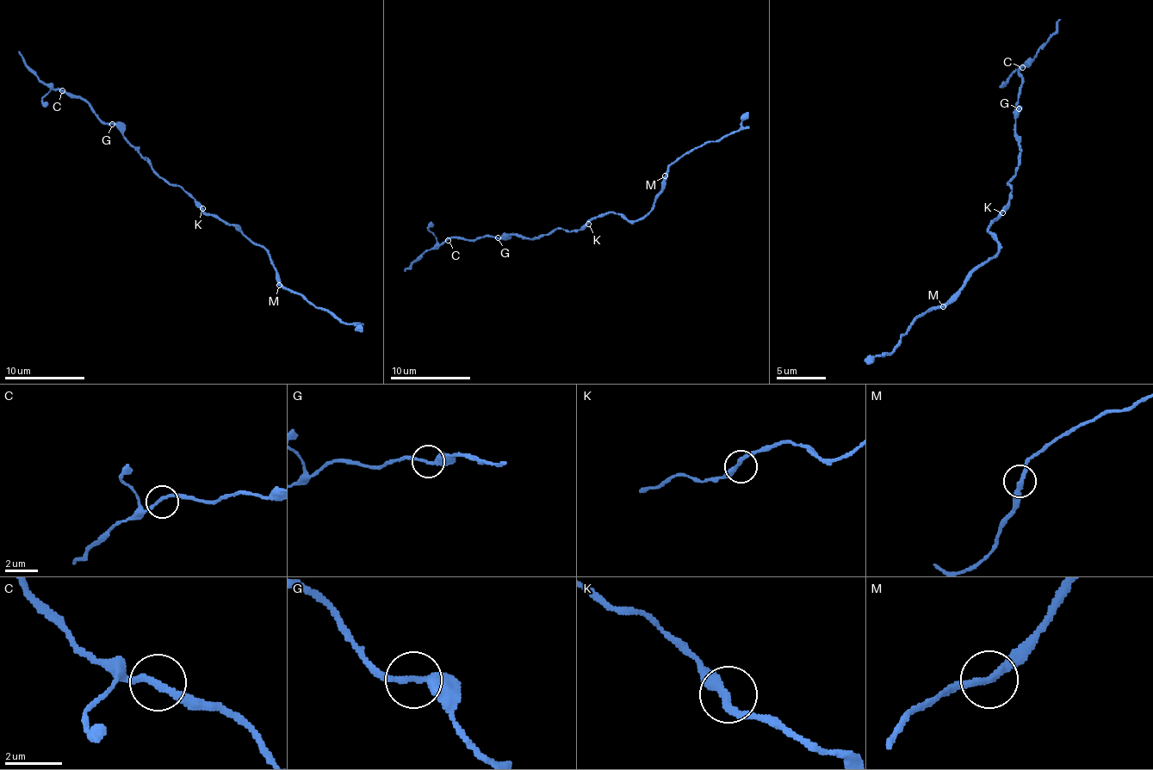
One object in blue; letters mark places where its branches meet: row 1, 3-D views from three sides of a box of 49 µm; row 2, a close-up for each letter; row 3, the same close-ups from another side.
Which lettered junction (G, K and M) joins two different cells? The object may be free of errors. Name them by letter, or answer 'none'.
none

